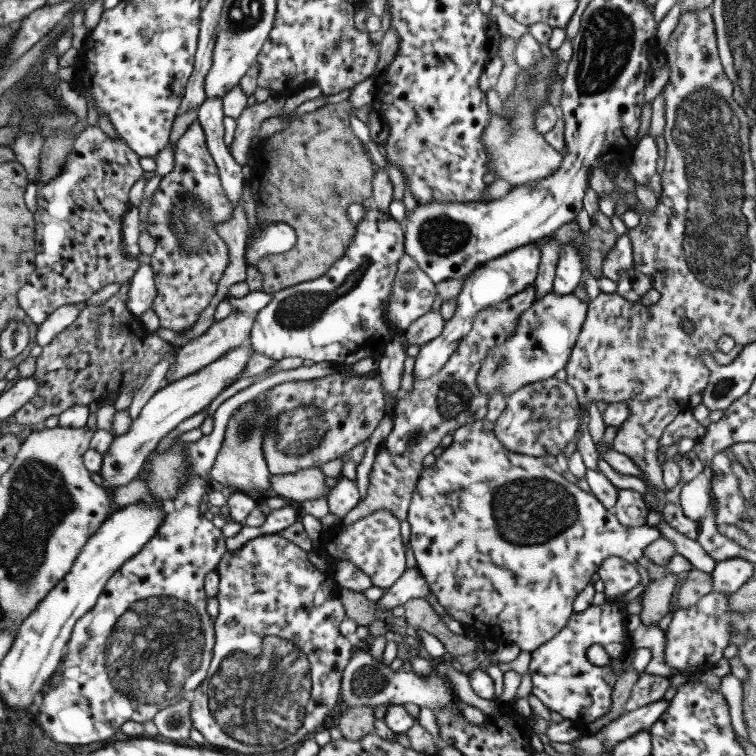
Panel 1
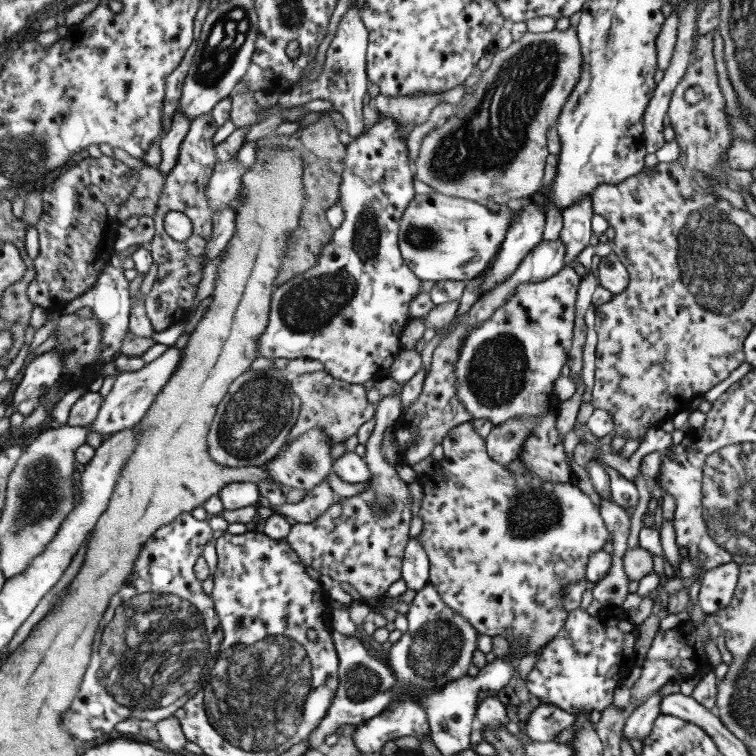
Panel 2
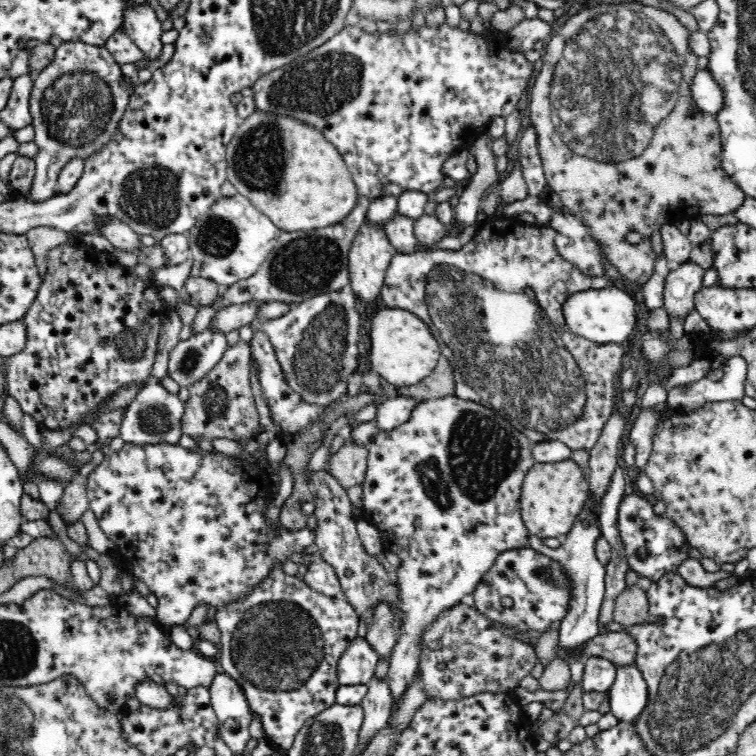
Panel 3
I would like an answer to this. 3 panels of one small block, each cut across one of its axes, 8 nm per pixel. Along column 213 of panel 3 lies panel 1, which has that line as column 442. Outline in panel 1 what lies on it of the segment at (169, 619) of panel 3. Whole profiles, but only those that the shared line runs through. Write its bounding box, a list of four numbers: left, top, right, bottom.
[407,419,662,652]

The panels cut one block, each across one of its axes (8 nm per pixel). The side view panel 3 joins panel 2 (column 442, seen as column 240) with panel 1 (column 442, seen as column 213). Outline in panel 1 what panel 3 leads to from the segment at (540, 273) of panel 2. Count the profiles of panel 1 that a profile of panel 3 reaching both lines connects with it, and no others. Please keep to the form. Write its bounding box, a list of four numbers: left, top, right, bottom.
[340,283,535,526]

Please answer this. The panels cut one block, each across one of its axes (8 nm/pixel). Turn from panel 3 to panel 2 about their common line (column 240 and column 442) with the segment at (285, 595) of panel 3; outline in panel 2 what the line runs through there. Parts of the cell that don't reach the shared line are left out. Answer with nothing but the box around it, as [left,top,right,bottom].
[349,582,479,754]

